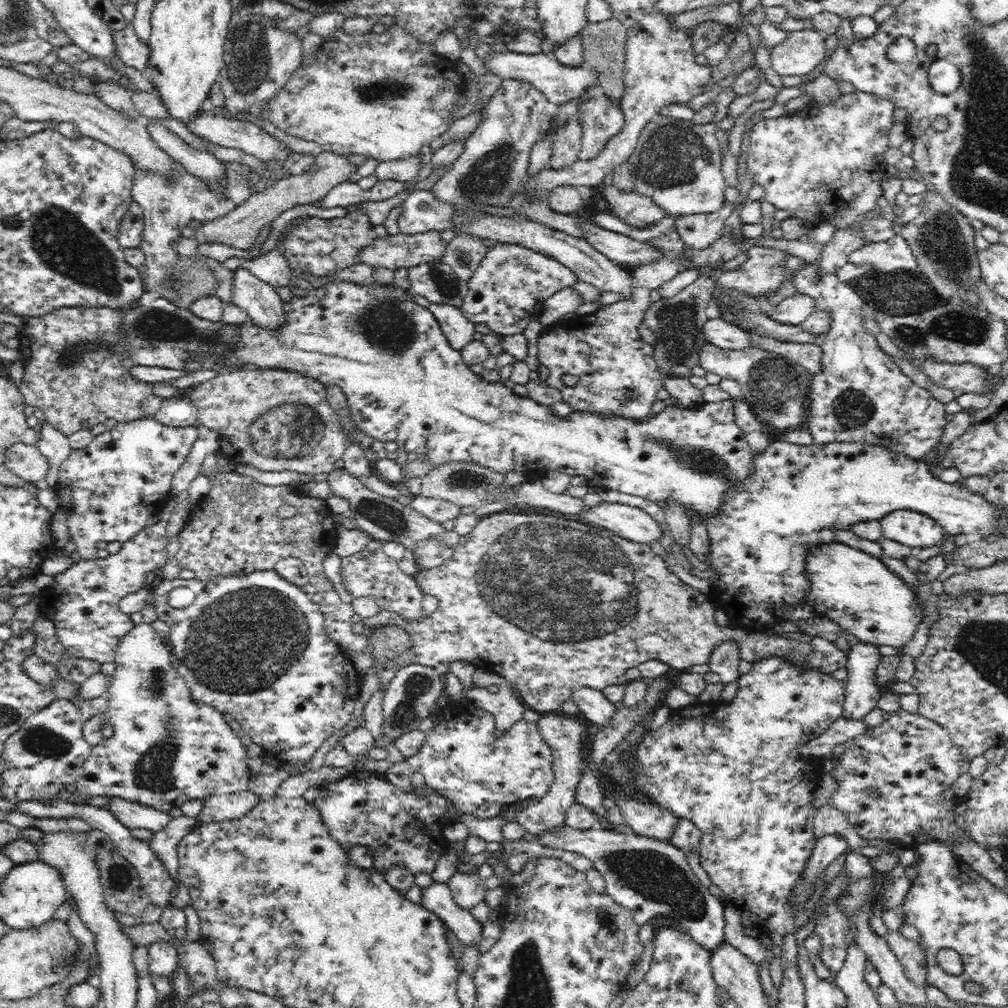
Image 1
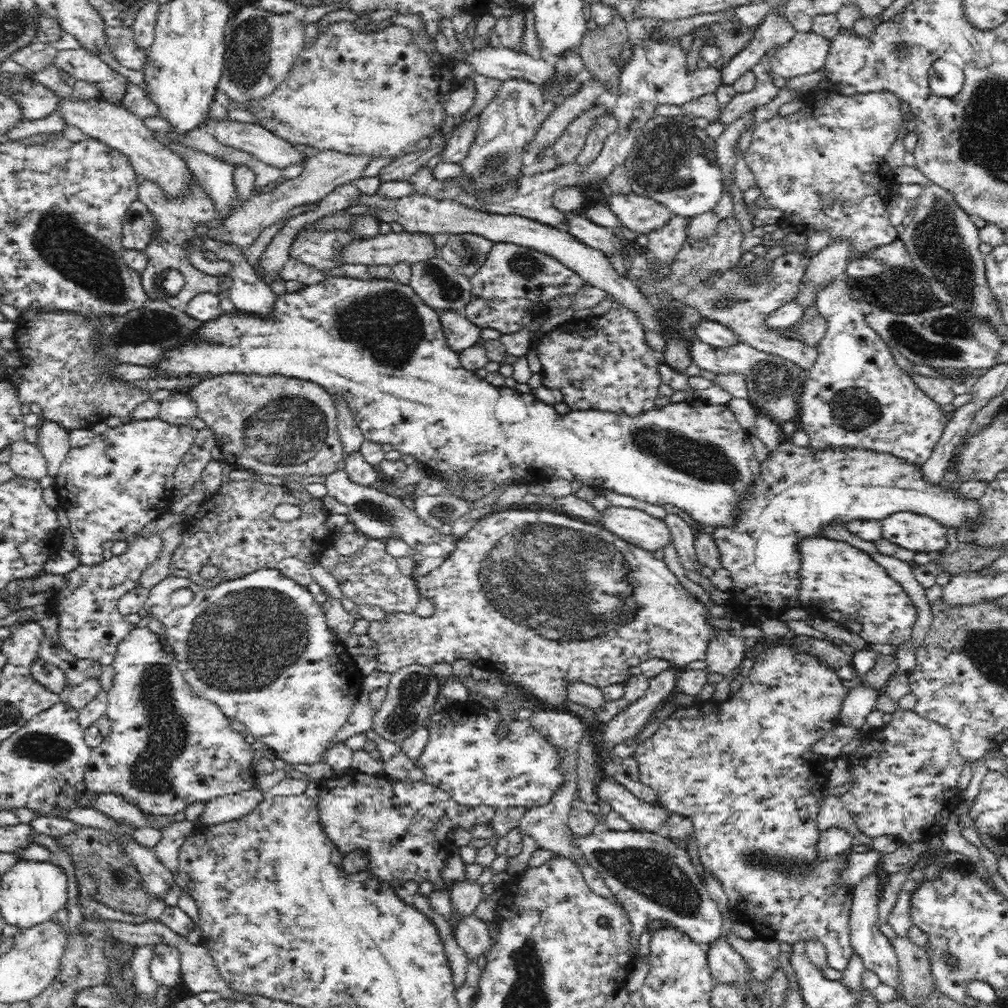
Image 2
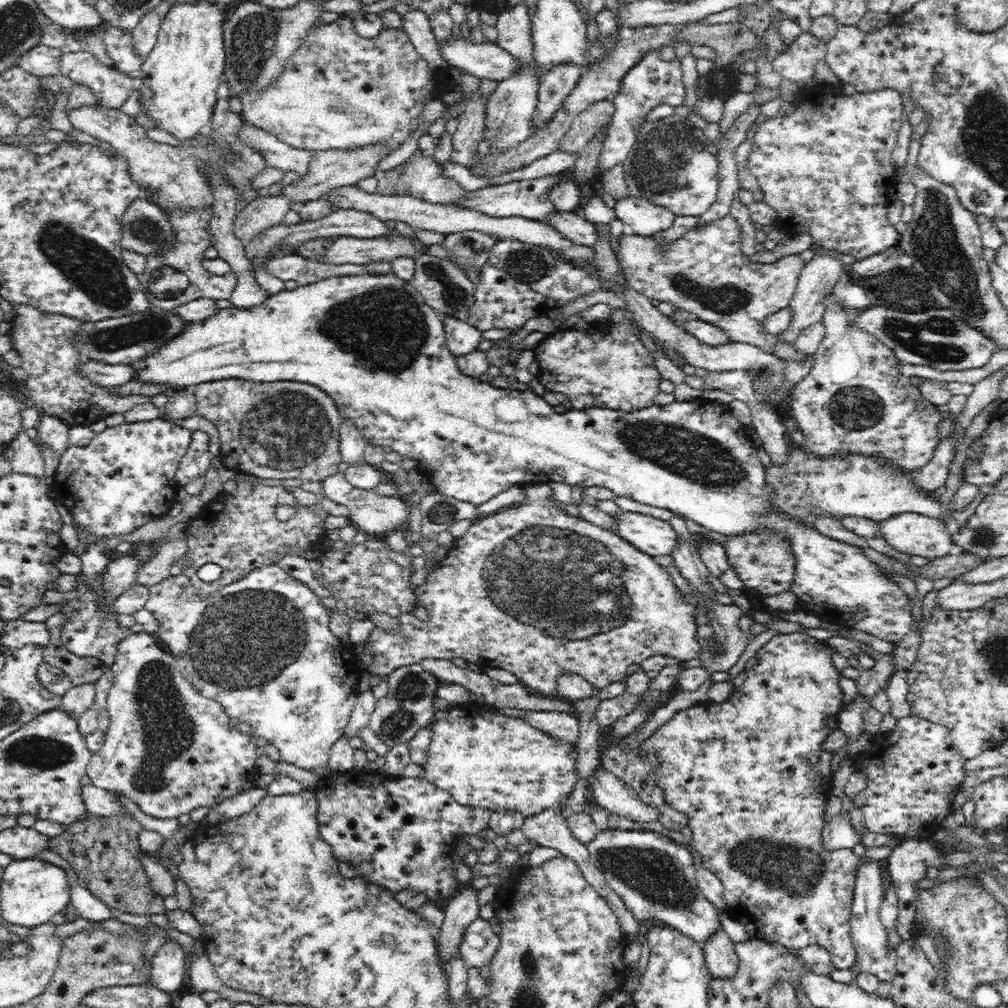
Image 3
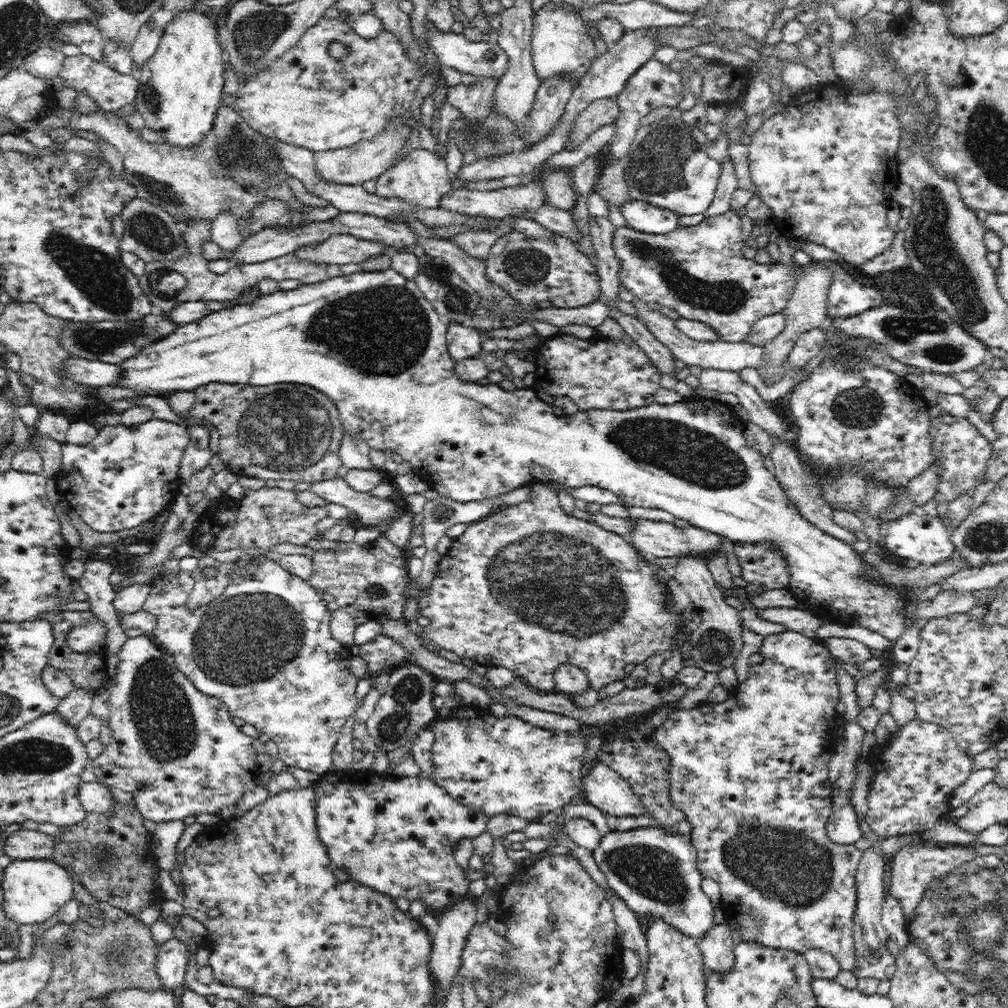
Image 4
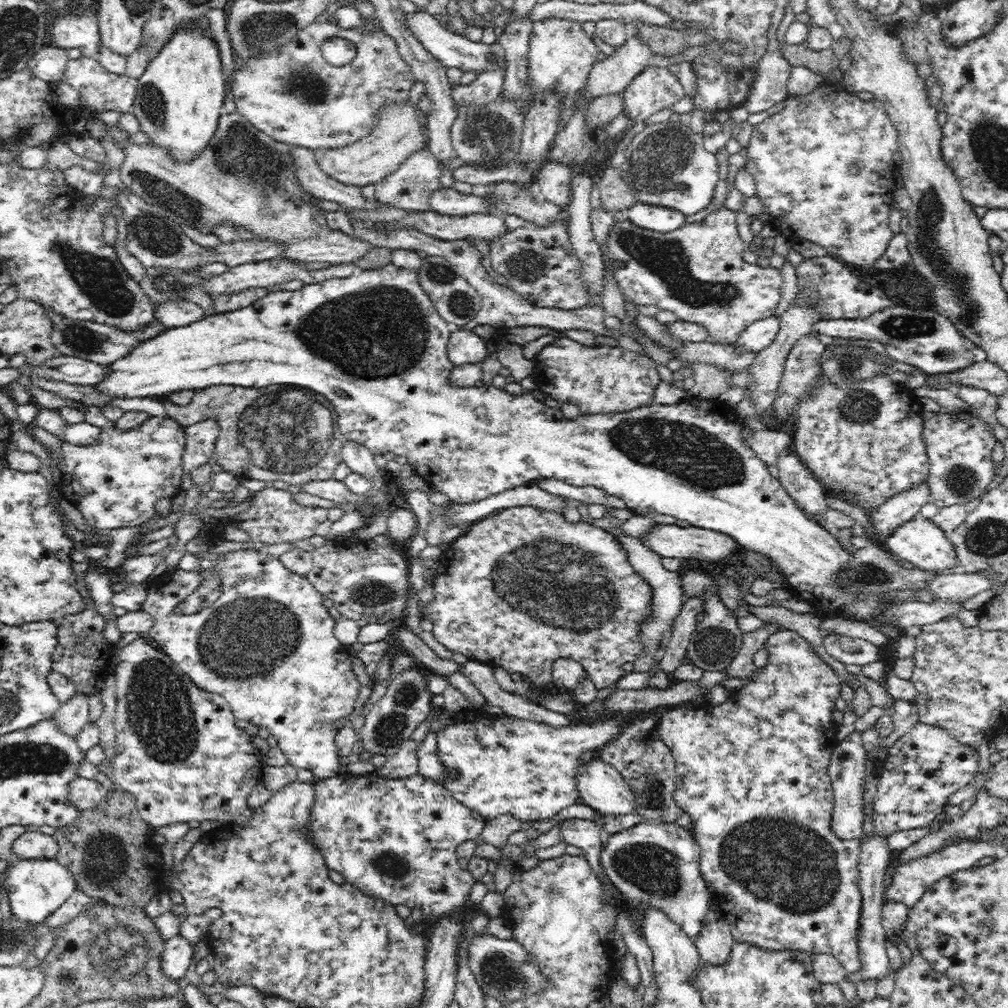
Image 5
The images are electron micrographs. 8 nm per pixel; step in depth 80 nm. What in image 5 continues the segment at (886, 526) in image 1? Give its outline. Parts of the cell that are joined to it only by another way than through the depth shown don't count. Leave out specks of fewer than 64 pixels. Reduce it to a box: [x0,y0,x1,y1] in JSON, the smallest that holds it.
[886,516,958,575]

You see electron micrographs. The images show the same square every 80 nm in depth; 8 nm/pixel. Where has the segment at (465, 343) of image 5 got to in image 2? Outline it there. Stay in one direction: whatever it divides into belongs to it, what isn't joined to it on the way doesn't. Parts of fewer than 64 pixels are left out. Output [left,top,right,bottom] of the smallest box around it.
[439,310,481,352]

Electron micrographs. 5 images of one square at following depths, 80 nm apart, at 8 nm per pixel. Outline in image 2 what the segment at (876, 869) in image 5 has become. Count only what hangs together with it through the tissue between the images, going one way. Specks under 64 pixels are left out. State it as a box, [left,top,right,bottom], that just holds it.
[849,872,899,988]

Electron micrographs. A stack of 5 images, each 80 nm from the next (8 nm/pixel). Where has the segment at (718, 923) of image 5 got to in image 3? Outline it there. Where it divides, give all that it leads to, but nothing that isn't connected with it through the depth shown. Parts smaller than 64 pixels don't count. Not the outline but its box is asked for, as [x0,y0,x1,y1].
[702,926,739,978]

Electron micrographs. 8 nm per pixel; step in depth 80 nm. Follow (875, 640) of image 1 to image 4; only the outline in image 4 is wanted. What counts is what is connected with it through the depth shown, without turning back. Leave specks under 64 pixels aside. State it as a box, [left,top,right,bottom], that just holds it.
[118,267,910,641]

